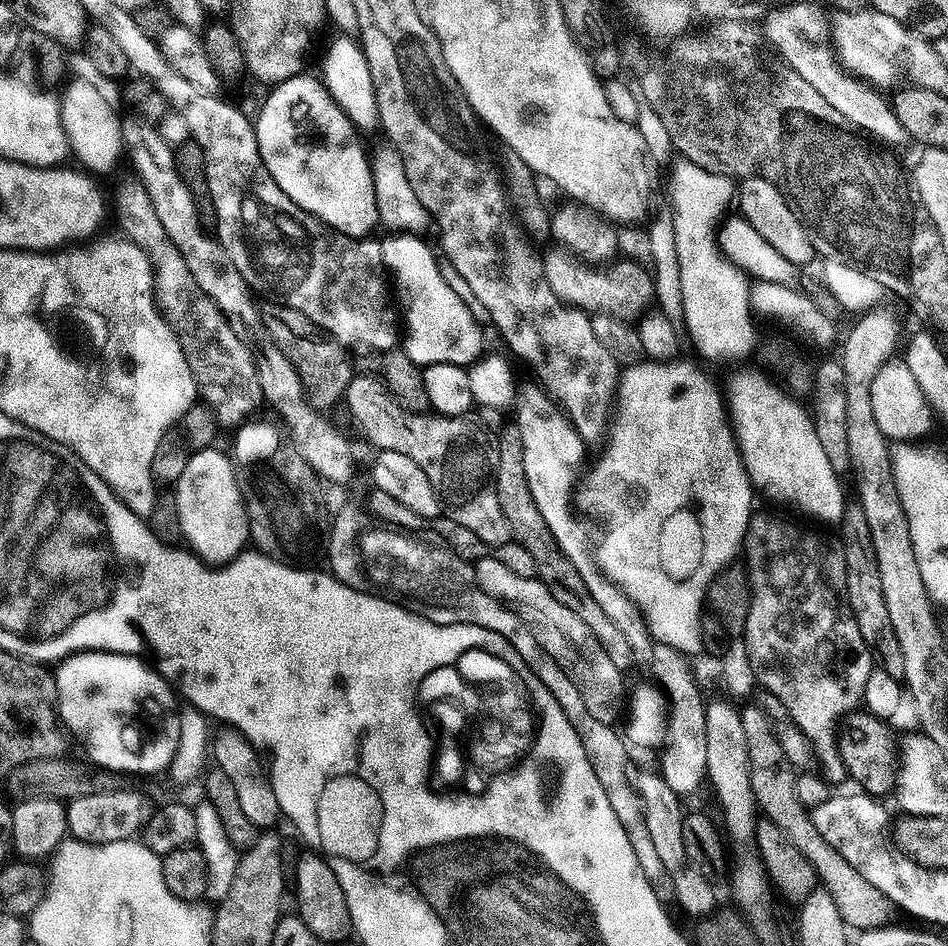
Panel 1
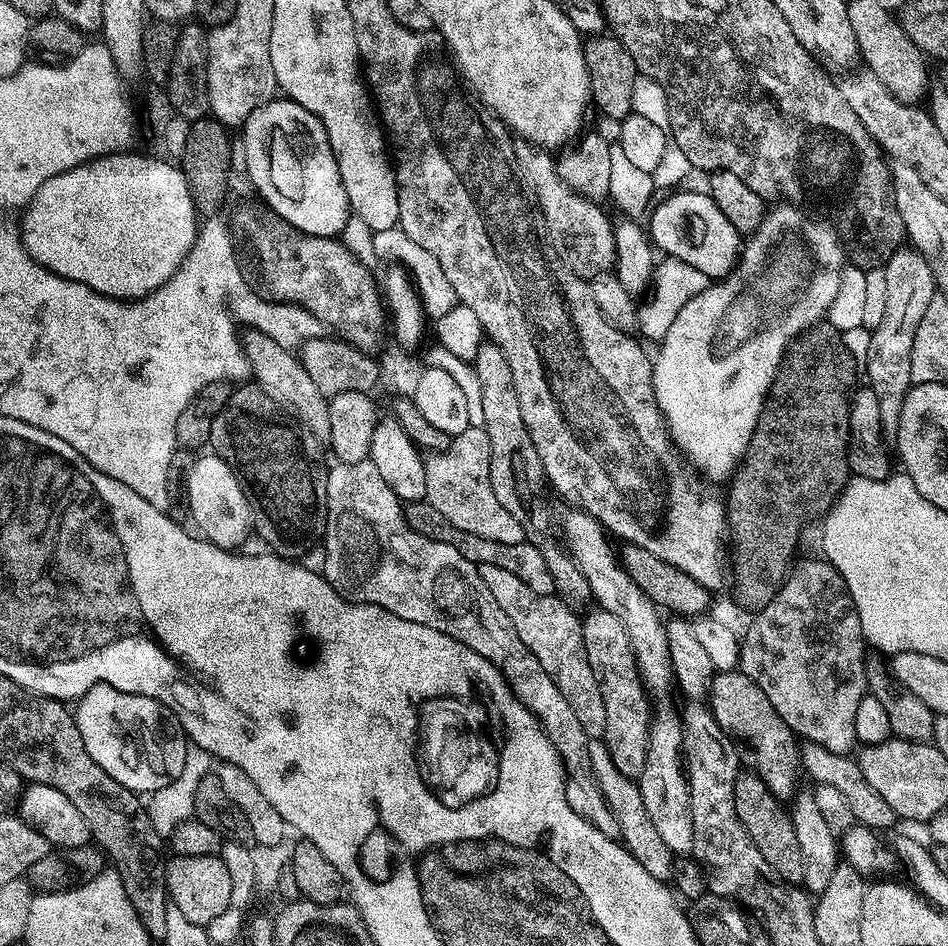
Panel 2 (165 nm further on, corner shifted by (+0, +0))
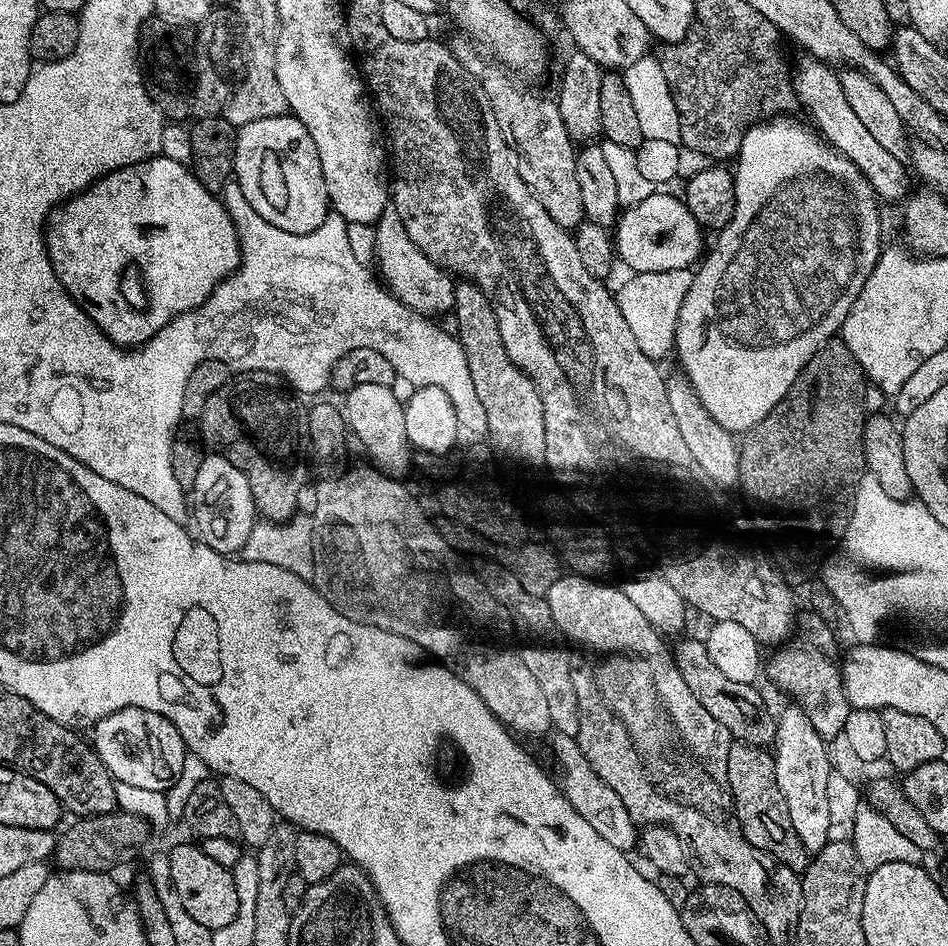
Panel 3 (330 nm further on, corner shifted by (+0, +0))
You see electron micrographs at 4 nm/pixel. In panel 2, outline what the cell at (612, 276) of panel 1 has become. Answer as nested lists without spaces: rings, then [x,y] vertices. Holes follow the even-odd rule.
[[[519,138],[513,139],[512,145],[518,158],[518,175],[524,181],[524,185],[536,196],[536,205],[542,210],[548,238],[552,241],[552,246],[556,249],[560,261],[577,276],[585,278],[595,278],[601,274],[611,273],[616,263],[616,230],[613,221],[608,221],[607,214],[600,209],[603,207],[597,201],[579,196],[566,186],[562,178],[558,178],[556,160],[551,151]]]

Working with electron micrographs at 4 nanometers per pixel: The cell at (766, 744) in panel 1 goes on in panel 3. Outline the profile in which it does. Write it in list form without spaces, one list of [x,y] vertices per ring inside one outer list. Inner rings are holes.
[[[680,640],[671,649],[674,662],[678,666],[678,674],[682,674],[682,682],[690,686],[690,694],[718,718],[718,722],[733,741],[745,744],[772,746],[776,743],[776,716],[764,709],[764,700],[760,697],[759,687],[746,682],[734,682],[710,659],[707,643],[701,640]]]

